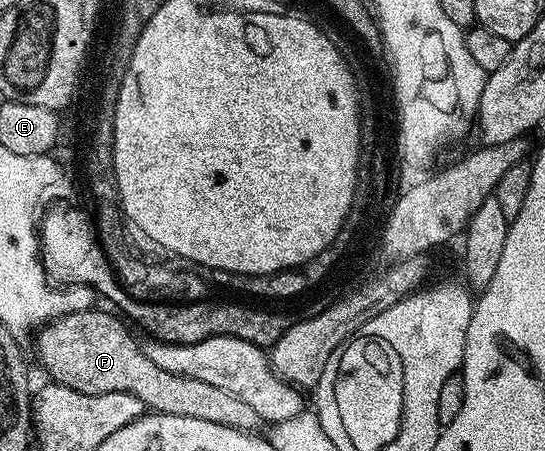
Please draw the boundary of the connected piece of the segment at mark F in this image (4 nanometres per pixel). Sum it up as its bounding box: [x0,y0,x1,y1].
[38,309,226,425]

